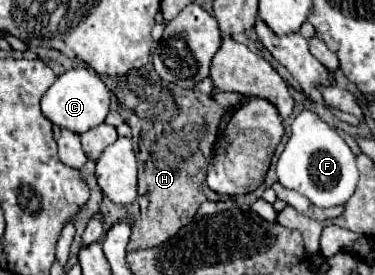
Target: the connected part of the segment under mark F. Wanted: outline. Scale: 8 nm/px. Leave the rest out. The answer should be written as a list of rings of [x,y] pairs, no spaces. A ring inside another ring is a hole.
[[[302,109],[292,125],[290,137],[278,157],[276,175],[282,187],[306,195],[316,207],[346,205],[358,183],[358,167],[354,153],[334,127],[318,117],[314,109]]]

